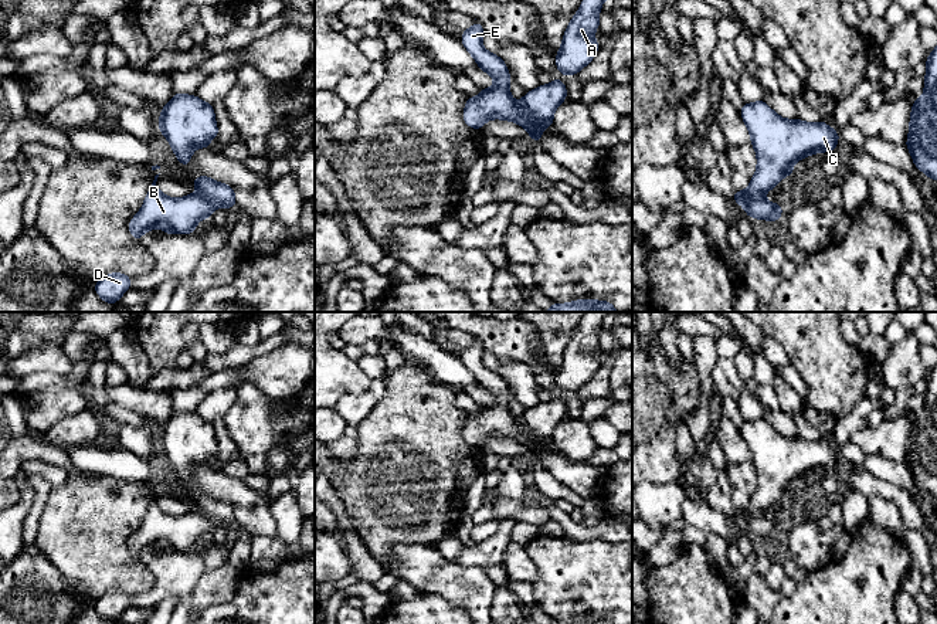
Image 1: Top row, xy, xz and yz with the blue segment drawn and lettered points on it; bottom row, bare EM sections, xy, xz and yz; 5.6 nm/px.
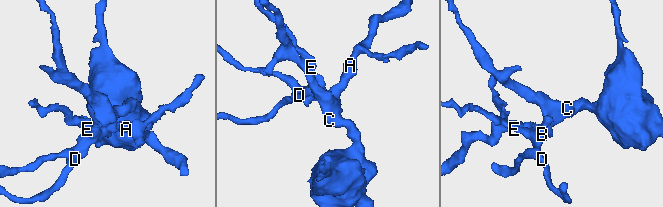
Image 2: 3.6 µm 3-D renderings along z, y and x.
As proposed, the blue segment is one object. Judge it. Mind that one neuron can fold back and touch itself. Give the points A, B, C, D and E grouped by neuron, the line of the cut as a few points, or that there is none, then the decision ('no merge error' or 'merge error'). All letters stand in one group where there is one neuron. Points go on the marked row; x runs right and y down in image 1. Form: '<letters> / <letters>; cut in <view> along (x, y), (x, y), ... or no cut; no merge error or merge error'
A C / B D E; cut in xz along (519, 104), (525, 118), (542, 128); merge error

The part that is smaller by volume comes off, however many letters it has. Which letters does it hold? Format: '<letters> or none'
B, D, E

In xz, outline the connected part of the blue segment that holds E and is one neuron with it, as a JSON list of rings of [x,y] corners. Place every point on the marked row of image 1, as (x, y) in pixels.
[[[476,20],[472,27],[461,35],[464,47],[476,61],[478,67],[489,74],[496,84],[492,88],[482,88],[478,98],[468,96],[462,119],[469,128],[481,129],[489,119],[505,119],[515,122],[529,132],[529,139],[542,142],[542,128],[526,121],[523,106],[516,102],[510,92],[510,74],[502,58],[486,51],[482,45],[483,27]]]

